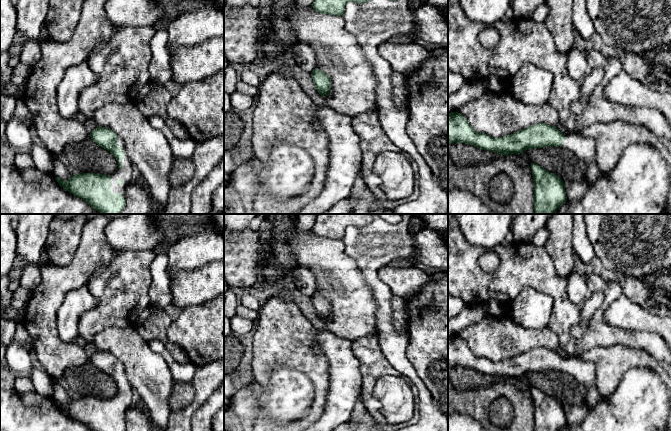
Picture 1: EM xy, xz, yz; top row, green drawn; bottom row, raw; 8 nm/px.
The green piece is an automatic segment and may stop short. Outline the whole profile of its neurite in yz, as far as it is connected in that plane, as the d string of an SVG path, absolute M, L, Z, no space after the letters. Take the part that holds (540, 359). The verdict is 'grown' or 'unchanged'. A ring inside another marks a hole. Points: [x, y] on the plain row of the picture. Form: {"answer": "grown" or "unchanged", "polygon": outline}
{"answer": "grown", "polygon": "M458 336L448 337L448 369L452 367L471 368L482 374L497 376L500 379L521 378L527 373L557 370L569 374L585 387L585 405L596 406L603 396L596 384L596 366L593 361L578 357L562 357L555 350L545 347L534 348L510 359L493 362L476 356L465 340Z"}

